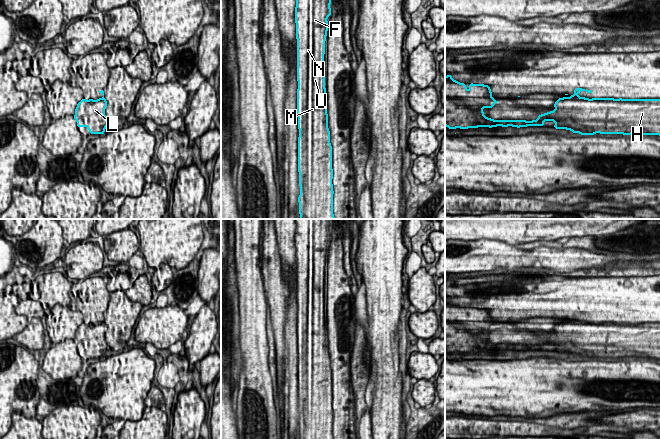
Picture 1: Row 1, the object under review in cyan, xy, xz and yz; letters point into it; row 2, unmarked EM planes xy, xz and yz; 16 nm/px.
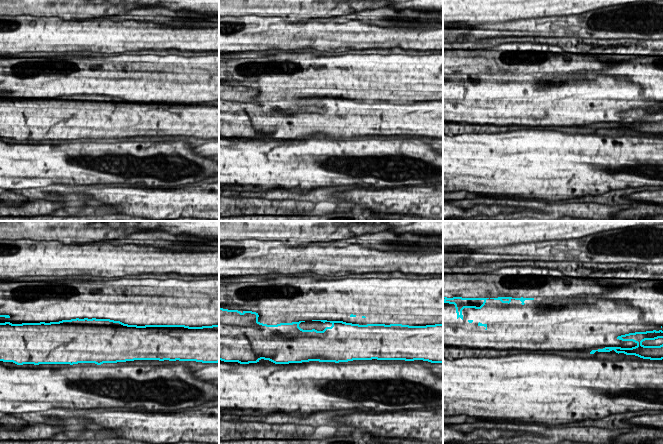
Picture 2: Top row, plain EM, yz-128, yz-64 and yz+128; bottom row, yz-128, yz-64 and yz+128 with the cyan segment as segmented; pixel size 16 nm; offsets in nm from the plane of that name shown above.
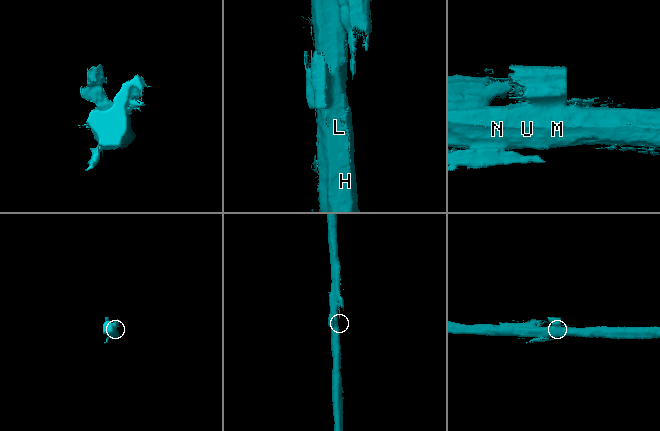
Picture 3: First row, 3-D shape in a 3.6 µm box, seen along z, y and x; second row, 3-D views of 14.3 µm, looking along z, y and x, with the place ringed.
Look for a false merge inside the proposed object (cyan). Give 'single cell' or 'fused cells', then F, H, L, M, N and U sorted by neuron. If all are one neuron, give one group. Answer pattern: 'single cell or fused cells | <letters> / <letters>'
single cell | F H L M N U

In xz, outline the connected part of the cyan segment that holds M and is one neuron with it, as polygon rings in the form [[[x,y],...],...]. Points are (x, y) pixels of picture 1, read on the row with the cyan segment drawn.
[[[296,0],[300,219],[335,219],[324,72],[331,0]]]

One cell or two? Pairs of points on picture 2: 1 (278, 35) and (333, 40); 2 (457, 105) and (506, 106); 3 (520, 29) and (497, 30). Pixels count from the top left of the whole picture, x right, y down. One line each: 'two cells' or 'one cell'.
1: one cell
2: one cell
3: one cell

